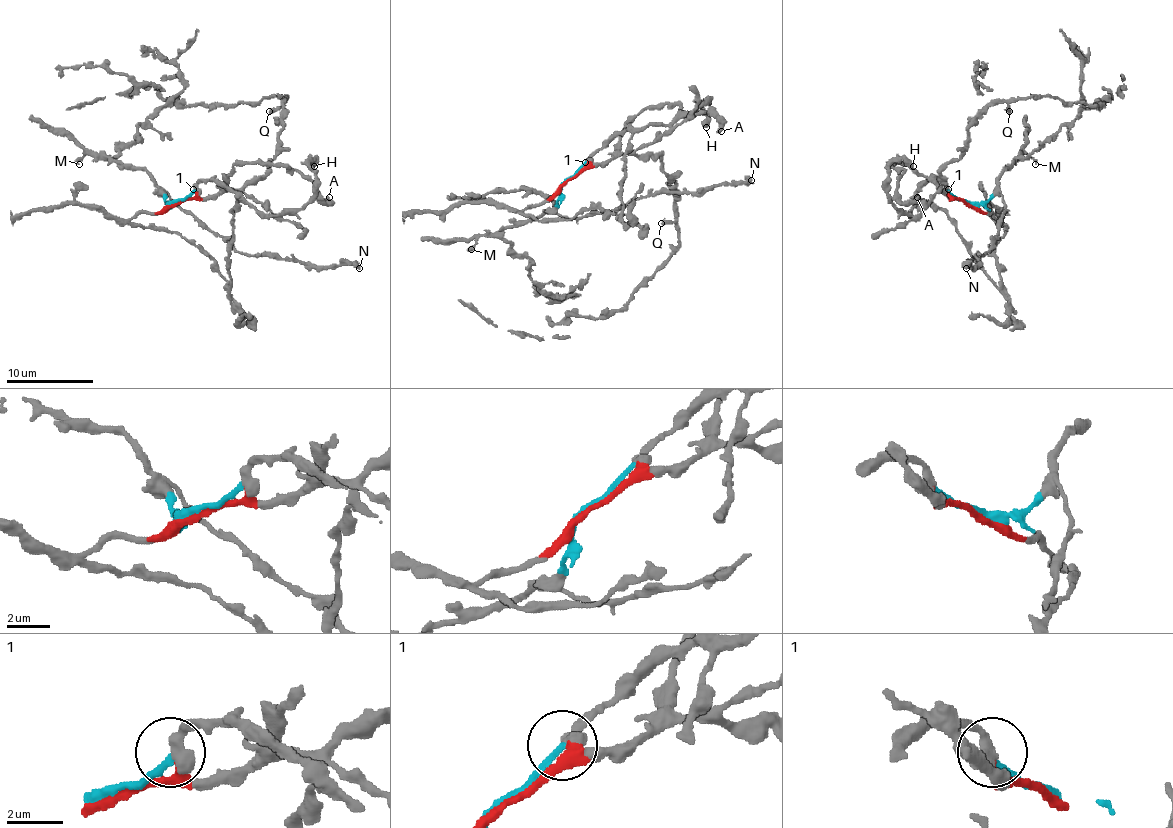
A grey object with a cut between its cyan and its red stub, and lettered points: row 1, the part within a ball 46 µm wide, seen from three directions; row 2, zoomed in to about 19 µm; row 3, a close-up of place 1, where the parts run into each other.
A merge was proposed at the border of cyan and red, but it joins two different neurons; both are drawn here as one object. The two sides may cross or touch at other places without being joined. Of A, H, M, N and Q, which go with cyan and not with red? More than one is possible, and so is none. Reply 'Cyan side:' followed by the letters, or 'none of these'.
Cyan side: H, M, N

